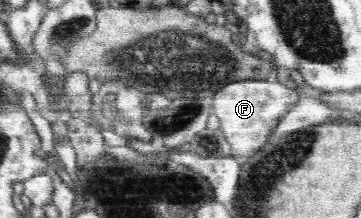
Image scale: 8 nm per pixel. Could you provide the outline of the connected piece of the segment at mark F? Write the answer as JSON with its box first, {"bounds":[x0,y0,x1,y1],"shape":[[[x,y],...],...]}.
{"bounds":[212,79,300,158],"shape":[[[265,79],[235,80],[217,90],[212,110],[220,120],[220,131],[225,135],[235,158],[245,158],[263,148],[279,119],[300,99],[296,89]]]}

